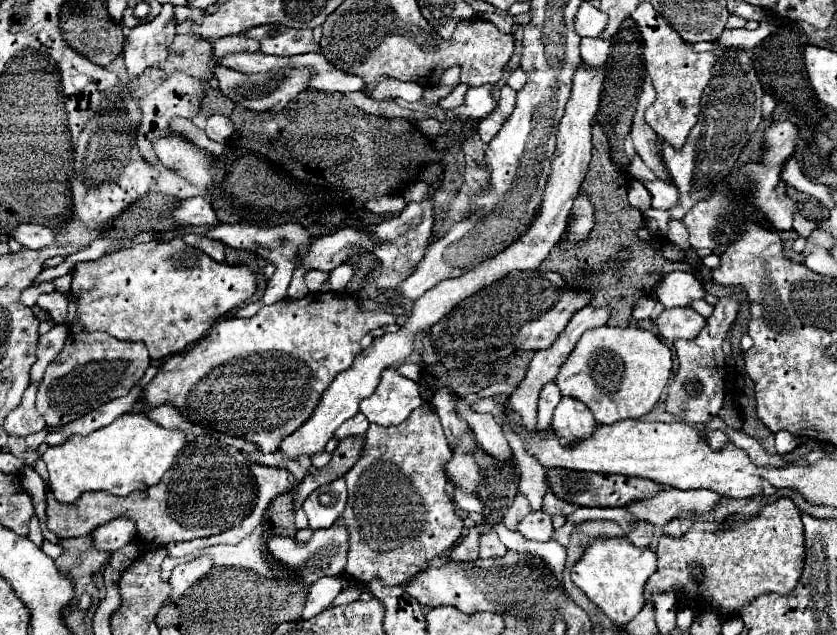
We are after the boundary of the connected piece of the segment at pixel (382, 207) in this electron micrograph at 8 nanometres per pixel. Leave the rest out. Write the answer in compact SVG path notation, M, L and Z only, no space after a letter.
M385 195L379 198L373 197L366 204L366 208L375 214L391 213L398 215L405 207L406 203L403 197L399 195Z

